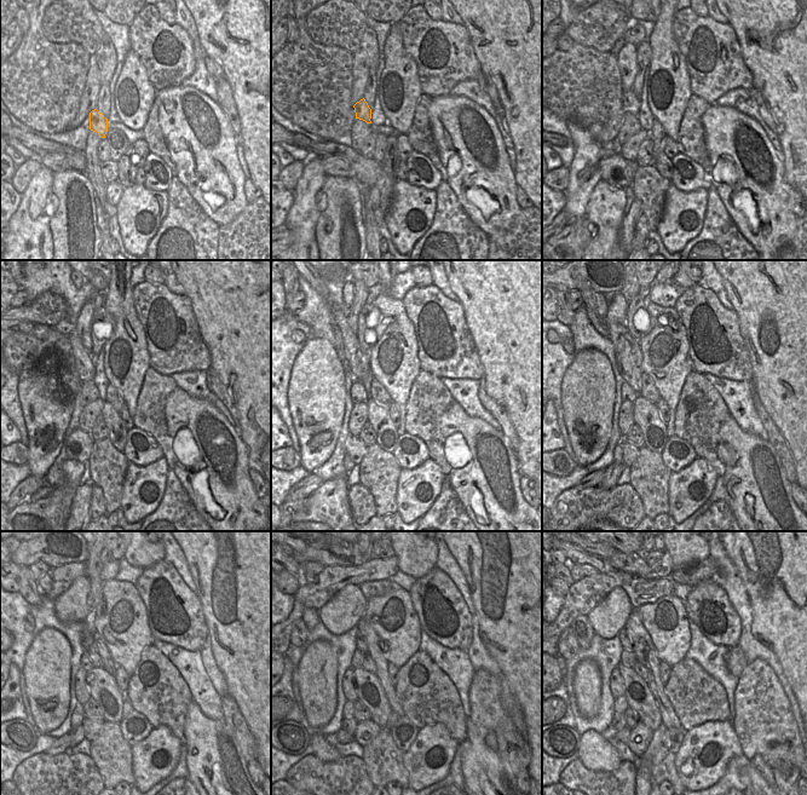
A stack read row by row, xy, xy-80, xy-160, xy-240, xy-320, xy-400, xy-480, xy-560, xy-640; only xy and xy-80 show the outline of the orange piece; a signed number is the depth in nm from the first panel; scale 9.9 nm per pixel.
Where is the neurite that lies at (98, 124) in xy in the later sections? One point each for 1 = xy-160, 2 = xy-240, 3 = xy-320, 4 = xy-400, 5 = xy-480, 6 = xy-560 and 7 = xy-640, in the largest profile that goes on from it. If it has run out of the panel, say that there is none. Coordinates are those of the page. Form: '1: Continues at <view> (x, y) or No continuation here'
1: Continues at xy-160 (630, 102)
2: Continues at xy-240 (84, 363)
3: Continues at xy-320 (336, 333)
4: Continues at xy-400 (598, 323)
5: Continues at xy-480 (45, 583)
6: Continues at xy-560 (309, 577)
7: Continues at xy-640 (575, 571).

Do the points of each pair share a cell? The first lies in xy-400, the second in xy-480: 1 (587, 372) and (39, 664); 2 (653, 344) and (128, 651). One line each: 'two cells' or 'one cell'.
1: one cell
2: one cell

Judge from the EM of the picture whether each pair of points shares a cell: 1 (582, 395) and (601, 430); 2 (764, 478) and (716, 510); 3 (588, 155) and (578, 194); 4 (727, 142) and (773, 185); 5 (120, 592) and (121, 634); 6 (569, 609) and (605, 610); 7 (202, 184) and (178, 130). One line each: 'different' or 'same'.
1: same
2: different
3: same
4: same
5: same
6: different
7: same

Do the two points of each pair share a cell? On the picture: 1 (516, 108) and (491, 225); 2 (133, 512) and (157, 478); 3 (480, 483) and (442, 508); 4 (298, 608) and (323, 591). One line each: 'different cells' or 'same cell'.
1: different cells
2: same cell
3: different cells
4: same cell

